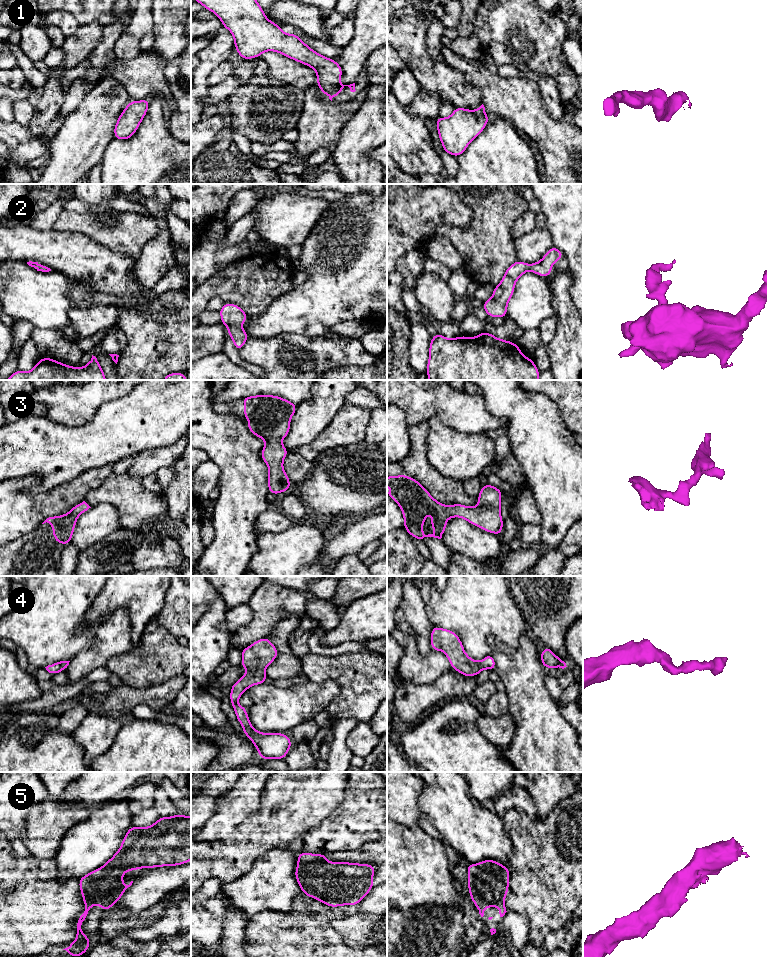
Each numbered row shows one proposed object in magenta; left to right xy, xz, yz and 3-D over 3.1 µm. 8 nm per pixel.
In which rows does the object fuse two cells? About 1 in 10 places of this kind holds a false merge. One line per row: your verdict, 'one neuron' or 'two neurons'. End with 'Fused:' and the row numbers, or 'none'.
1: one neuron
2: one neuron
3: one neuron
4: one neuron
5: one neuron
Fused: none

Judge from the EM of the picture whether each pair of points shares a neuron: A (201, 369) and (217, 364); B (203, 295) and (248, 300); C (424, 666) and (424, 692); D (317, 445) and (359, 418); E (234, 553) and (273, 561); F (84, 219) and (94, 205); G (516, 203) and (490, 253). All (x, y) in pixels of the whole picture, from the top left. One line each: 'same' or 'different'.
A: same
B: same
C: different
D: same
E: different
F: different
G: same

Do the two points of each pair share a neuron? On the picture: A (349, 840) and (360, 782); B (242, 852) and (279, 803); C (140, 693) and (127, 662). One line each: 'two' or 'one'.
A: one
B: one
C: two

